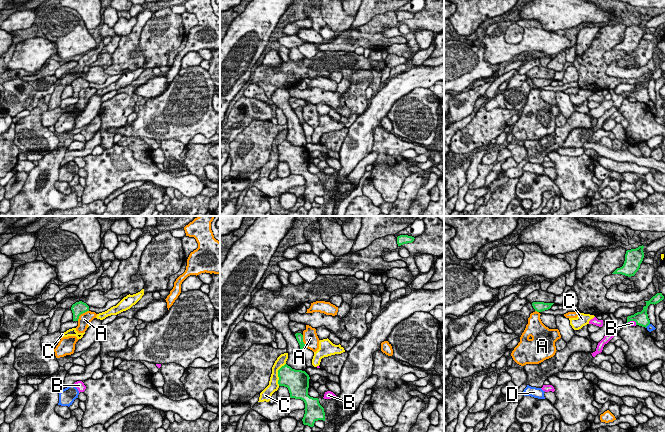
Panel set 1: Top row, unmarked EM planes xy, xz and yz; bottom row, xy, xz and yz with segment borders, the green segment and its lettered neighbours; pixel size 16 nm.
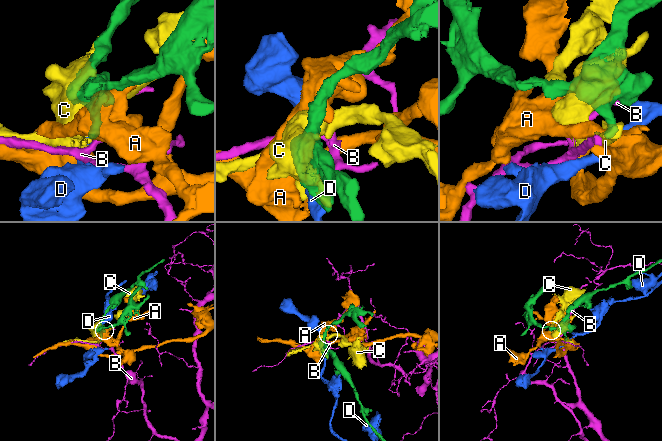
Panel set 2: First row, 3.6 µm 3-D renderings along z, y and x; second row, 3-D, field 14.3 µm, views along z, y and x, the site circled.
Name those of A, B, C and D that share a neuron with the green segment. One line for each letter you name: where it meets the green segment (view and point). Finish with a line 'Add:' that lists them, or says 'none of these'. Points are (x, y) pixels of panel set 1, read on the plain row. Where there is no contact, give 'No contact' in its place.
Add: none of these

